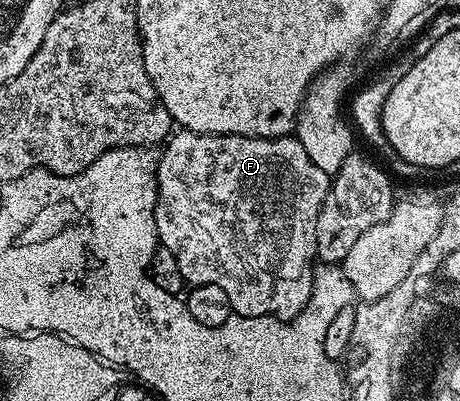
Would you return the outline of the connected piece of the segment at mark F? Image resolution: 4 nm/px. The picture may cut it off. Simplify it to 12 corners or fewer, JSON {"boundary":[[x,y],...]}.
{"boundary":[[178,130],[156,234],[187,285],[289,321],[331,177],[293,135]]}

